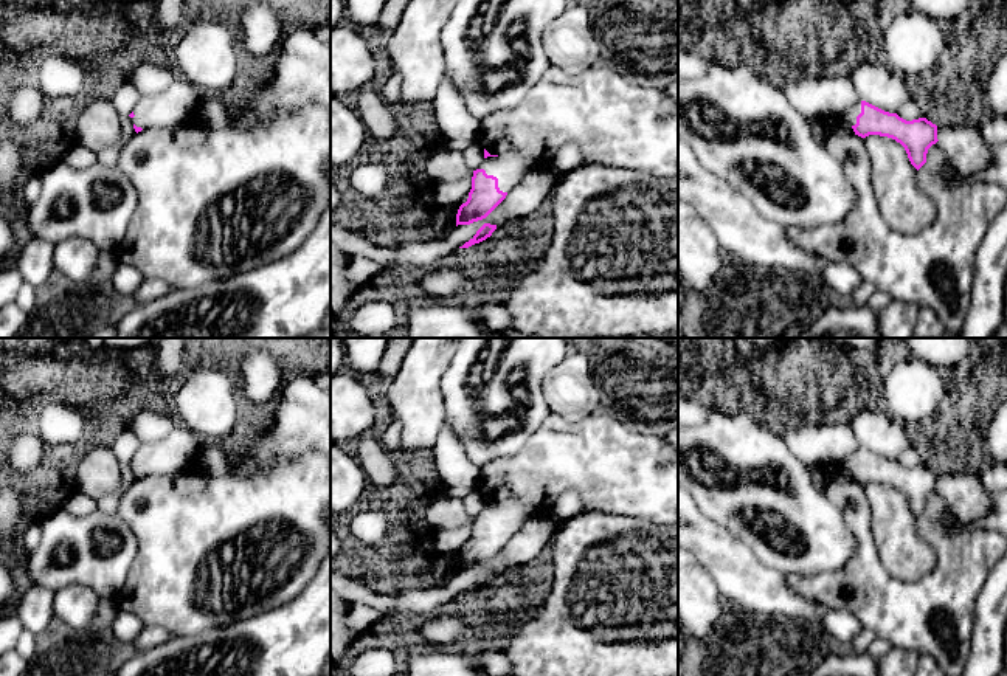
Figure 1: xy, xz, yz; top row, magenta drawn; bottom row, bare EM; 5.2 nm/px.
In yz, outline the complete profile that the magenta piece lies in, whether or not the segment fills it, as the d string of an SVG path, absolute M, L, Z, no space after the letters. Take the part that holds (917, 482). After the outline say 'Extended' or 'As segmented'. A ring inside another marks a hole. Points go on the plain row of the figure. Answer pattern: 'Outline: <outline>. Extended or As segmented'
Outline: M866 448L849 454L844 464L852 471L855 482L861 485L880 482L900 490L917 518L926 510L928 496L939 488L937 473L926 465L906 468L897 460L884 459Z. Extended

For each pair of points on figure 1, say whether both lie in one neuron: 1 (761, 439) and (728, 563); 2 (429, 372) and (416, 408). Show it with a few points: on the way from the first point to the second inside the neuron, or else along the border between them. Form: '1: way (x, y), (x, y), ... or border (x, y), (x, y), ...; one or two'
1: border (705, 515), (739, 538), (761, 562); two
2: way (419, 382), (416, 385), (416, 399); one

